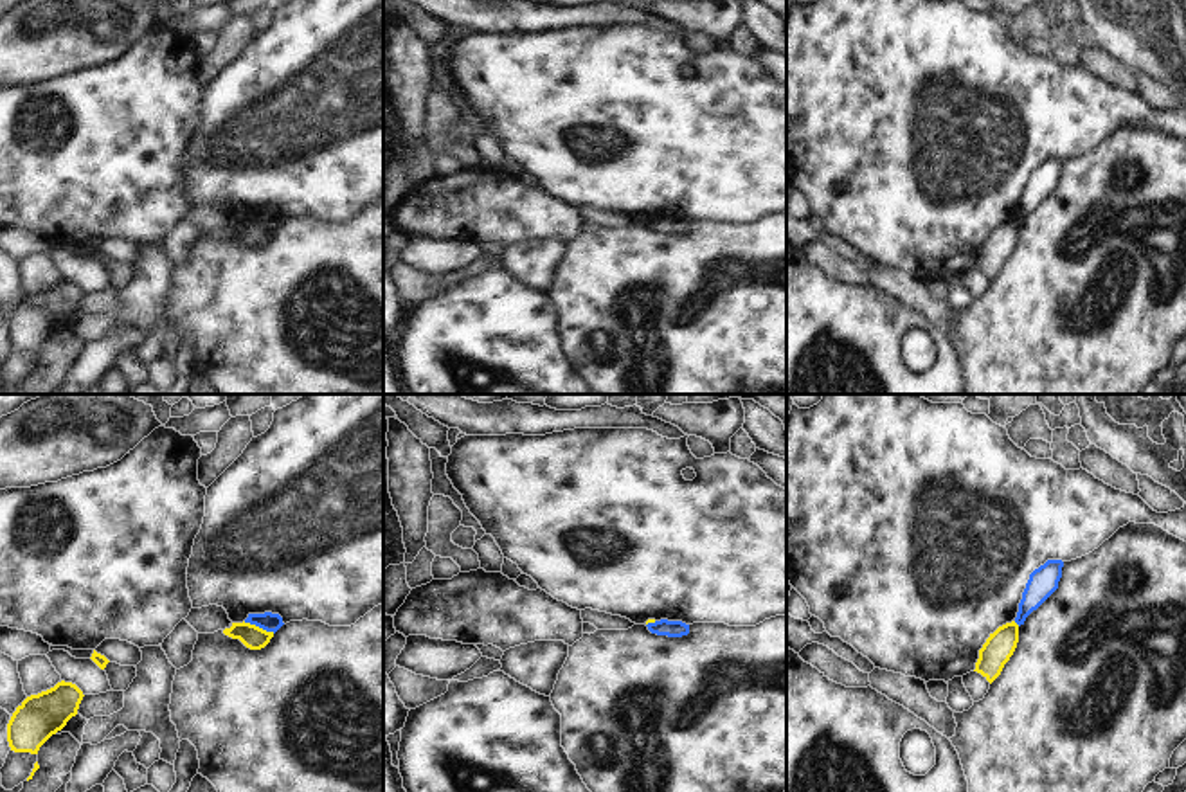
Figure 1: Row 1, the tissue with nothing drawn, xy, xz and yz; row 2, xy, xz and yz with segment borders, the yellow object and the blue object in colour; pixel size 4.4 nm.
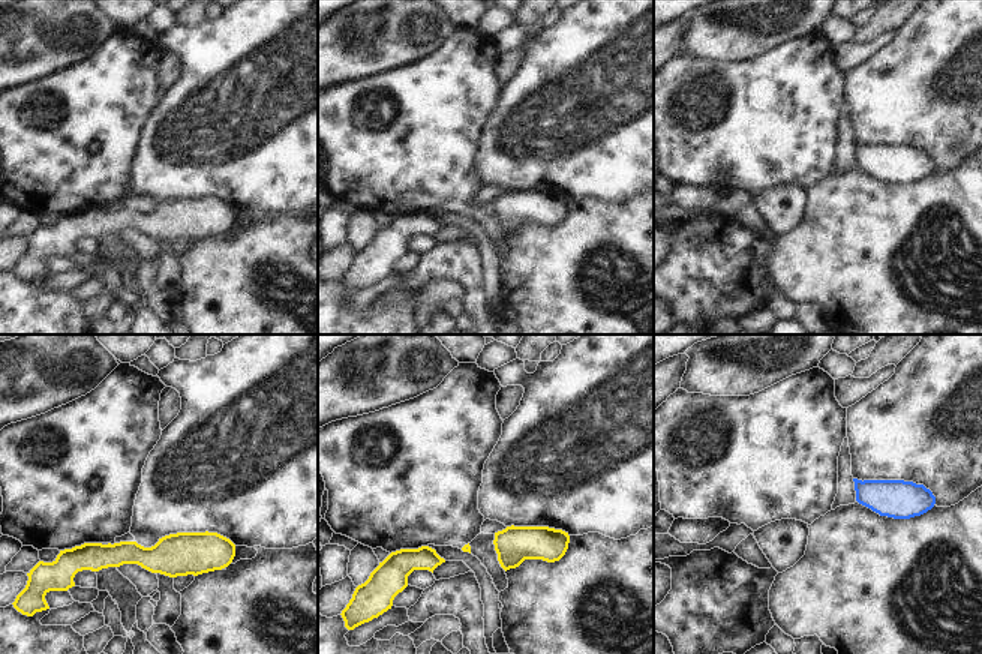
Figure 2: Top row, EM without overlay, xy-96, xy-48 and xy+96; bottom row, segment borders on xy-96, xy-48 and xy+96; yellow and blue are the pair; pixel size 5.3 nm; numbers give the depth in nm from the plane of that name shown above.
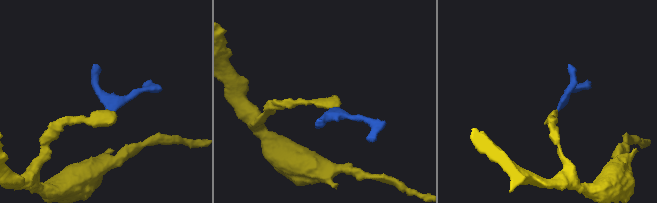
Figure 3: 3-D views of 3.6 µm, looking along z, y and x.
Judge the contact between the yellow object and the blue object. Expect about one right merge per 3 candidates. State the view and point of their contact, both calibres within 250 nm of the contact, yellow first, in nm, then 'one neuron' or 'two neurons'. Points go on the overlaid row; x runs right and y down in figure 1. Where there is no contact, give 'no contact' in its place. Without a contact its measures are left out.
contact xy (258, 627); calibres 110 and 90 nm; two neurons

